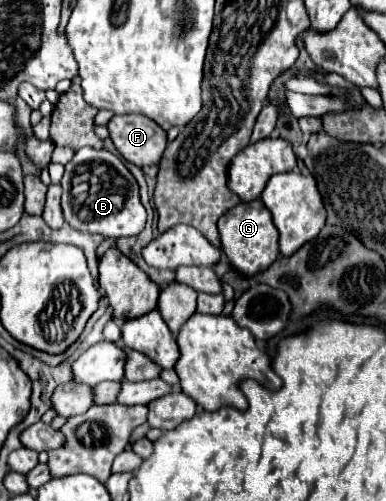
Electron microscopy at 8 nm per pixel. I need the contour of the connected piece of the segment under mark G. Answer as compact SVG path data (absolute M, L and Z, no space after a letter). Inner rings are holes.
M261 199L249 201L249 203L239 203L235 209L229 209L217 223L219 233L221 233L221 245L223 253L231 261L231 265L241 271L247 277L263 273L277 257L279 257L279 231L271 221L269 209L261 203Z

